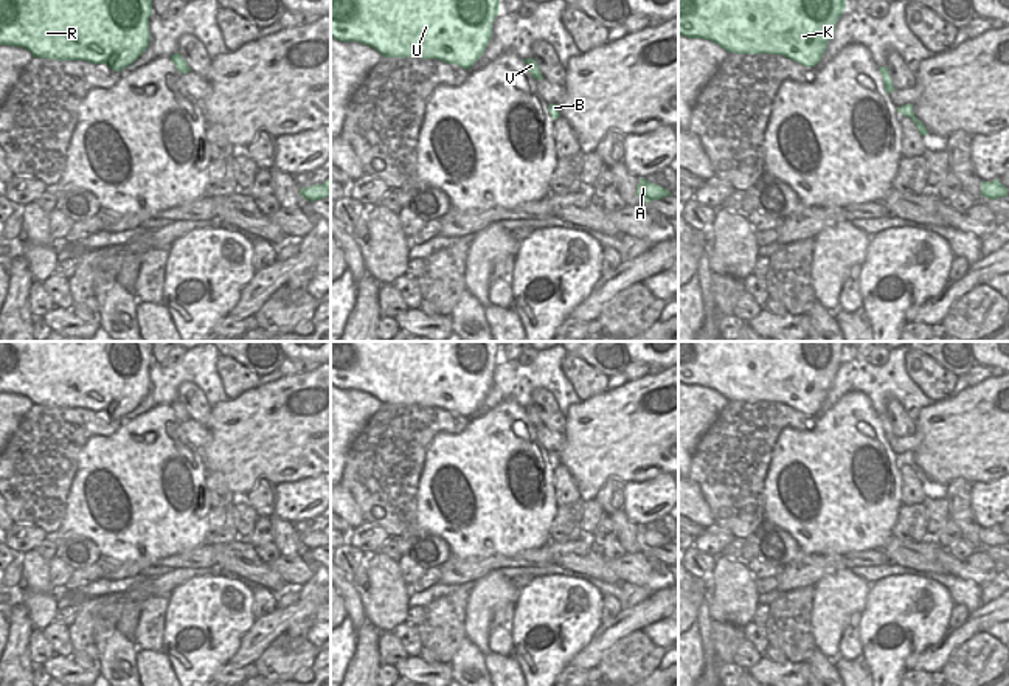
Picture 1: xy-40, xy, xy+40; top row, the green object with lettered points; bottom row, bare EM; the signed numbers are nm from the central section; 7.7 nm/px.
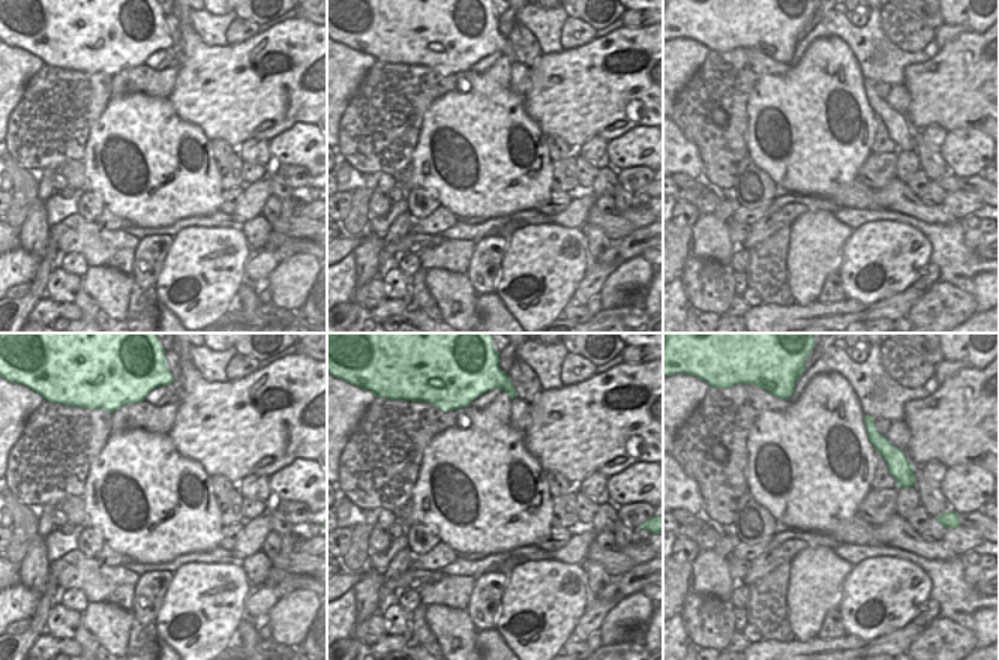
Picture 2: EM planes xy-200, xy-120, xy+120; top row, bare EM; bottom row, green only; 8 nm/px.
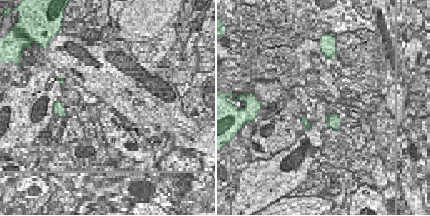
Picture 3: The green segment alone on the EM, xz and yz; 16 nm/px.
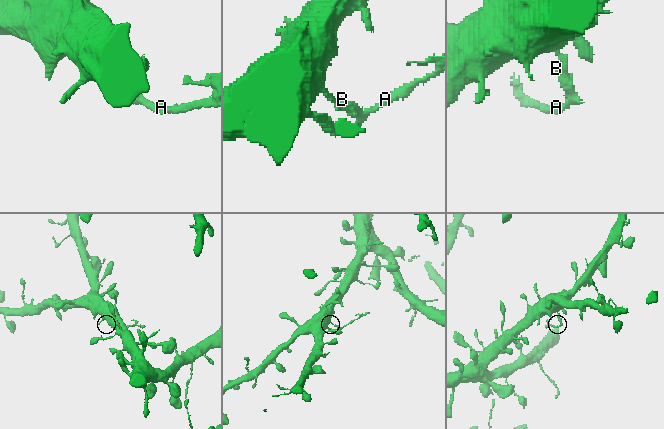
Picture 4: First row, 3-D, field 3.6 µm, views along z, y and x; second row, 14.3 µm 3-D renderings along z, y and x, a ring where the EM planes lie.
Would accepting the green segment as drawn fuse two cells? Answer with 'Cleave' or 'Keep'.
Cleave

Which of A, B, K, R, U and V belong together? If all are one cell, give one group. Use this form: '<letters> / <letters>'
A B / K R U V

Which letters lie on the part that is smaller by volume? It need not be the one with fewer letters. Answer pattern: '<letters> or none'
A, B

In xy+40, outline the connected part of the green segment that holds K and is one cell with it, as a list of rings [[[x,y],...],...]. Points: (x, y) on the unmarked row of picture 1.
[[[678,341],[678,382],[711,388],[728,400],[781,402],[815,414],[844,357],[844,341]]]

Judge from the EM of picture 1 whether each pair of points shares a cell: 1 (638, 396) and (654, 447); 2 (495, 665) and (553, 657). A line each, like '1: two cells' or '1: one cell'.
1: one cell
2: two cells

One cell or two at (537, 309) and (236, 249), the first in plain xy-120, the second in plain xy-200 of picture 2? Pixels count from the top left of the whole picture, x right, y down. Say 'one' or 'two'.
one

